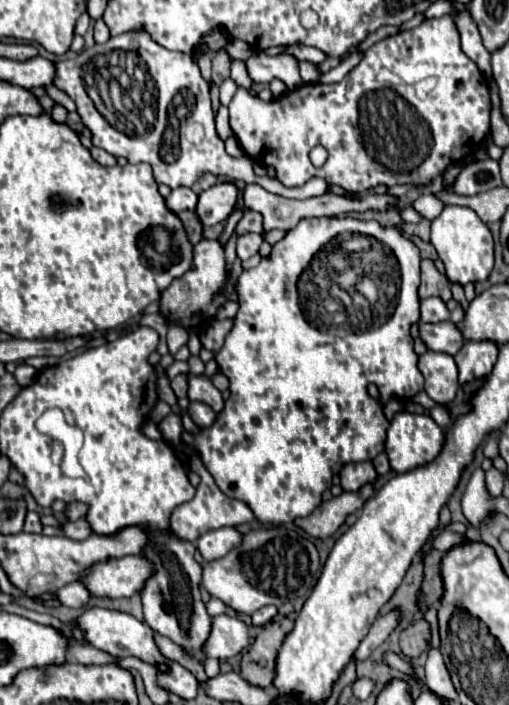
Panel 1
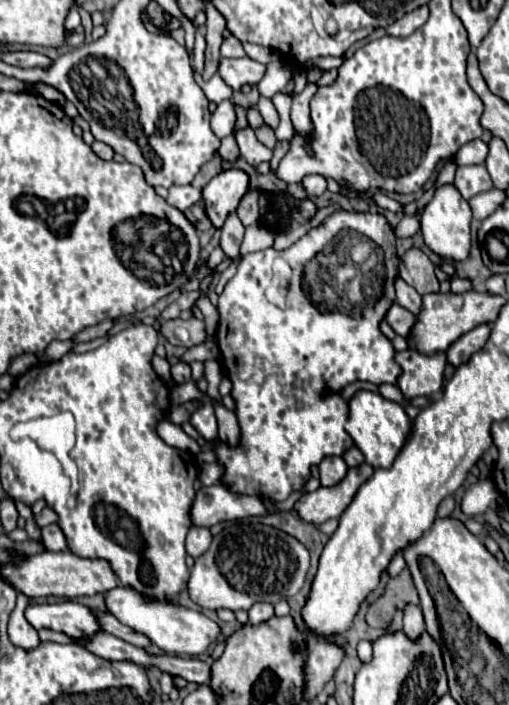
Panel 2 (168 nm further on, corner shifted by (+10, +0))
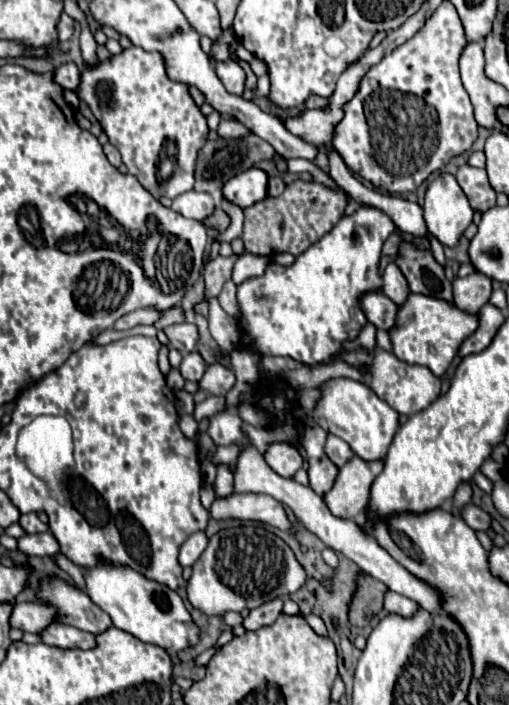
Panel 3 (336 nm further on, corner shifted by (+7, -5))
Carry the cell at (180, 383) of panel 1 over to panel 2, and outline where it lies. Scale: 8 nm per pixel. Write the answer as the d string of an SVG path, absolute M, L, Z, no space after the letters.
M179 361L177 365L173 365L173 367L171 367L171 377L173 377L173 381L175 381L177 385L187 383L187 381L191 379L191 369L189 369L189 365Z

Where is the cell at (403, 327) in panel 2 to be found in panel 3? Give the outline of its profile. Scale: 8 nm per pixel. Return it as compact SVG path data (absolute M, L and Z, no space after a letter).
M364 292L360 296L360 308L366 314L366 320L382 330L392 328L392 320L396 320L396 304L382 292Z

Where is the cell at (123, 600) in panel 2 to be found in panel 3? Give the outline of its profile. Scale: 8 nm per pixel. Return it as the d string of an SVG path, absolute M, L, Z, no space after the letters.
M102 558L96 562L96 566L86 568L84 578L86 594L112 618L112 624L116 628L136 636L142 642L168 648L172 656L178 650L198 642L198 626L190 618L176 590L170 590L168 586L146 578L144 574L132 570L130 566L110 564Z

